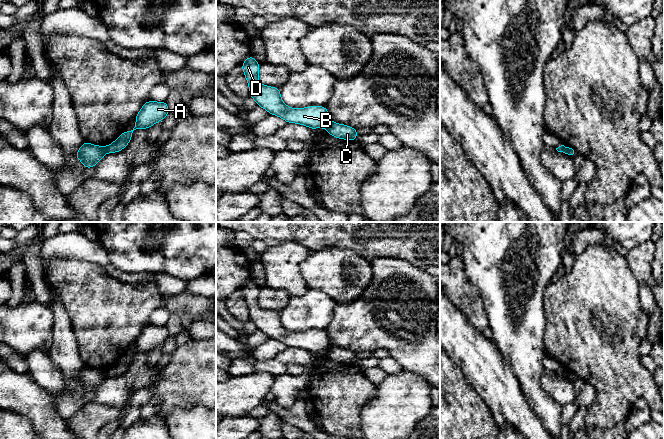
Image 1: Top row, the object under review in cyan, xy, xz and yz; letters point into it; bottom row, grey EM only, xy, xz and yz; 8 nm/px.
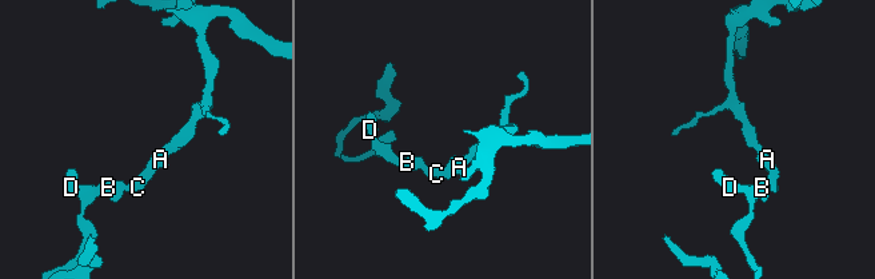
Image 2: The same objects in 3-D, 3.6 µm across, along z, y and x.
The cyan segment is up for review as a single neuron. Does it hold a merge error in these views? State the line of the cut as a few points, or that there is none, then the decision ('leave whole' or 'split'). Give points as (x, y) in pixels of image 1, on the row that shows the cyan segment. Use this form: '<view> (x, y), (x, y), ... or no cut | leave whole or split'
xy (103, 147), (105, 153) | split

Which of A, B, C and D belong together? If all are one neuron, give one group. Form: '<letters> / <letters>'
A C / B D

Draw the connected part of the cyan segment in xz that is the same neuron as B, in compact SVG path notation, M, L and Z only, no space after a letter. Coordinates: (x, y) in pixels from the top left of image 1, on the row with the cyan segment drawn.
M250 55L241 65L247 79L250 97L258 106L267 110L271 115L283 118L287 123L298 123L312 130L327 127L330 116L325 106L309 106L294 109L286 106L280 96L280 89L262 85L258 81L260 64Z

